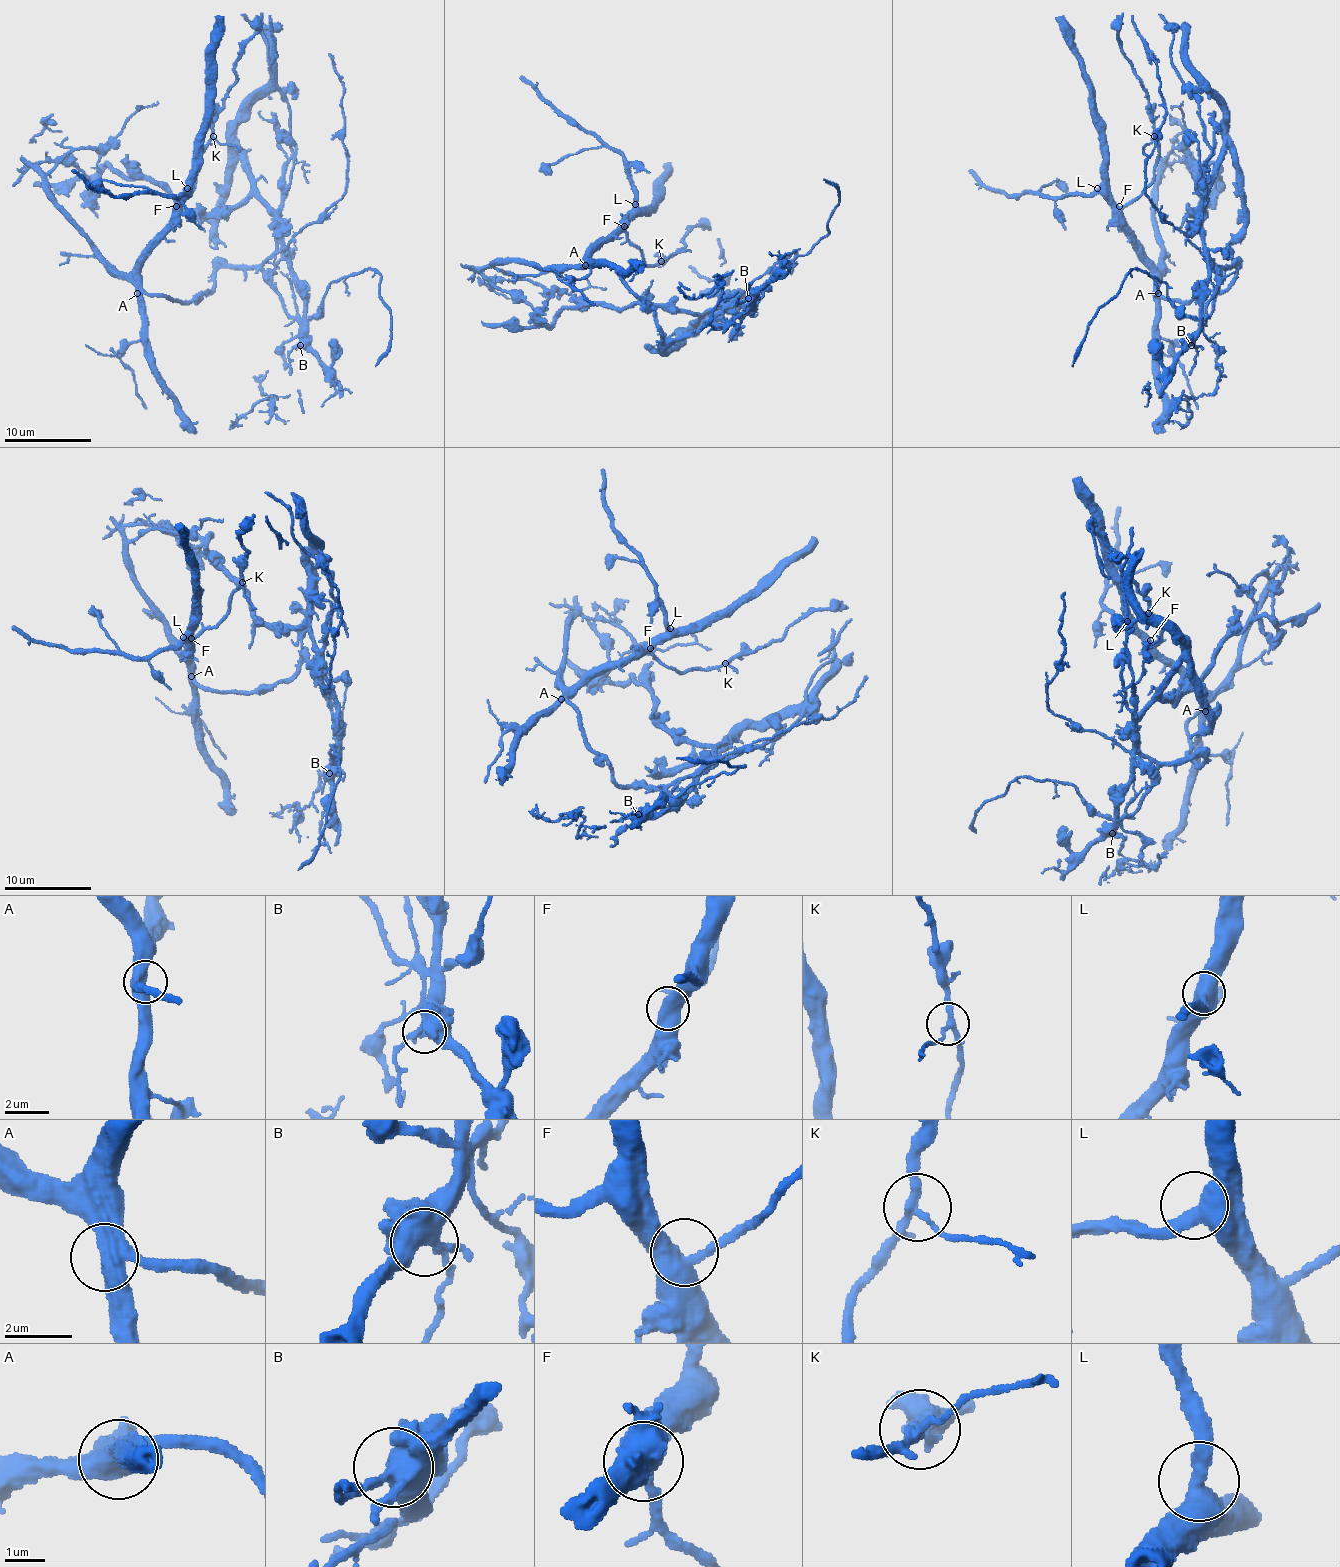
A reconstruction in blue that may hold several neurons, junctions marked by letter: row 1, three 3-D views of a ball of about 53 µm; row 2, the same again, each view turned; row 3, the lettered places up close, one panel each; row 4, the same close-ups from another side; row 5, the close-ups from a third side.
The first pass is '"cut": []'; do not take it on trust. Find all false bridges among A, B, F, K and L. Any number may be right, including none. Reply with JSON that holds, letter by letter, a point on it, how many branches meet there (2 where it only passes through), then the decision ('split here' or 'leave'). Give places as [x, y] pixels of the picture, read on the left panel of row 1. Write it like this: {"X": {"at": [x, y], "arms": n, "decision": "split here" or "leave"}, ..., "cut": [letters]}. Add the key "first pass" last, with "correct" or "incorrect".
{"A": {"at": [137, 293], "arms": 3, "decision": "leave"}, "B": {"at": [300, 345], "arms": 4, "decision": "leave"}, "F": {"at": [176, 206], "arms": 3, "decision": "leave"}, "K": {"at": [213, 136], "arms": 4, "decision": "leave"}, "L": {"at": [187, 188], "arms": 2, "decision": "leave"}, "cut": [], "first pass": "correct"}

